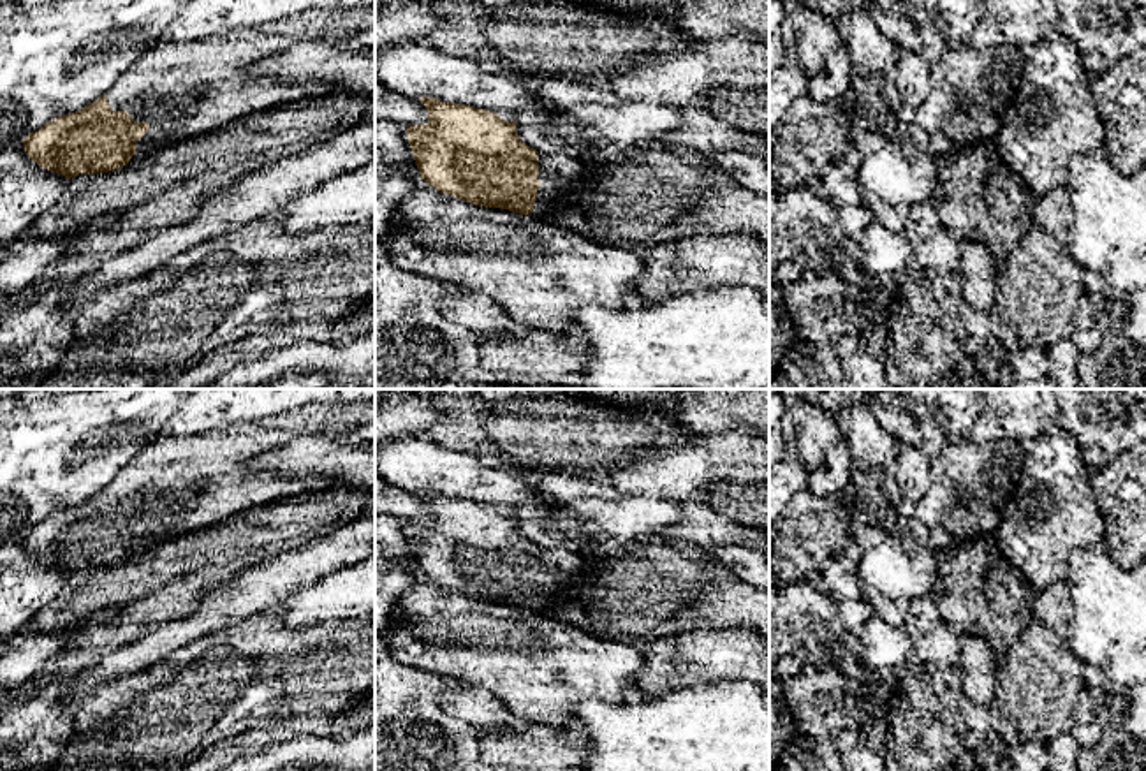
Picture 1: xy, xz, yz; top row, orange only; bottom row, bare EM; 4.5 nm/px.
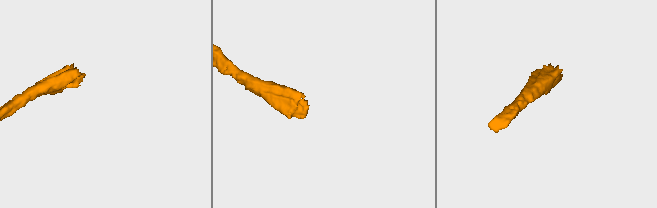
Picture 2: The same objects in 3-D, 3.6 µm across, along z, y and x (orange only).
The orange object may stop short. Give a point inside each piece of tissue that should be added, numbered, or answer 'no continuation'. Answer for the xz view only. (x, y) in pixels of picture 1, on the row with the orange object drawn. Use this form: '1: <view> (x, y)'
1: xz (558, 175)

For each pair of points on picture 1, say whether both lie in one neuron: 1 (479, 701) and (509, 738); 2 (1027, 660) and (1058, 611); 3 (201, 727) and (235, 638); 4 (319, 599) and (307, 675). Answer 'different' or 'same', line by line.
1: same
2: different
3: same
4: different

